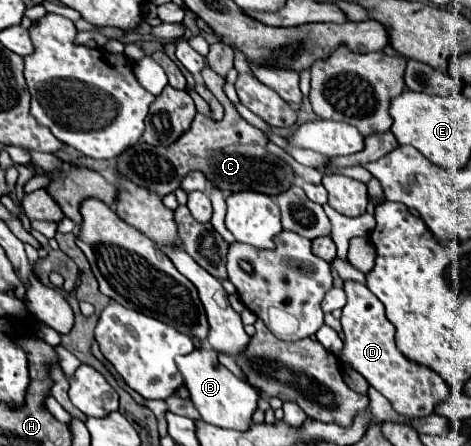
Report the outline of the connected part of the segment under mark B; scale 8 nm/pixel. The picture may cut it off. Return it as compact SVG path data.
M210 348L194 350L186 356L176 358L178 370L184 376L186 388L190 390L190 400L194 402L196 410L200 412L202 420L206 424L218 426L218 428L230 428L230 430L246 430L252 426L252 414L258 408L258 394L252 386L242 382L238 376L234 376L228 368L224 368L216 352Z

